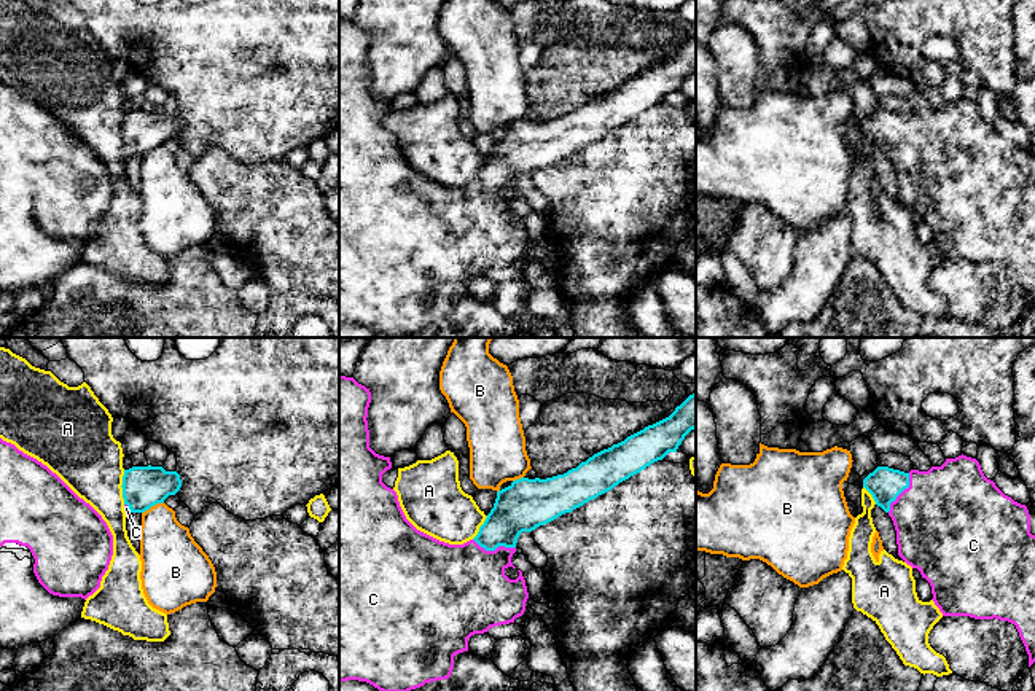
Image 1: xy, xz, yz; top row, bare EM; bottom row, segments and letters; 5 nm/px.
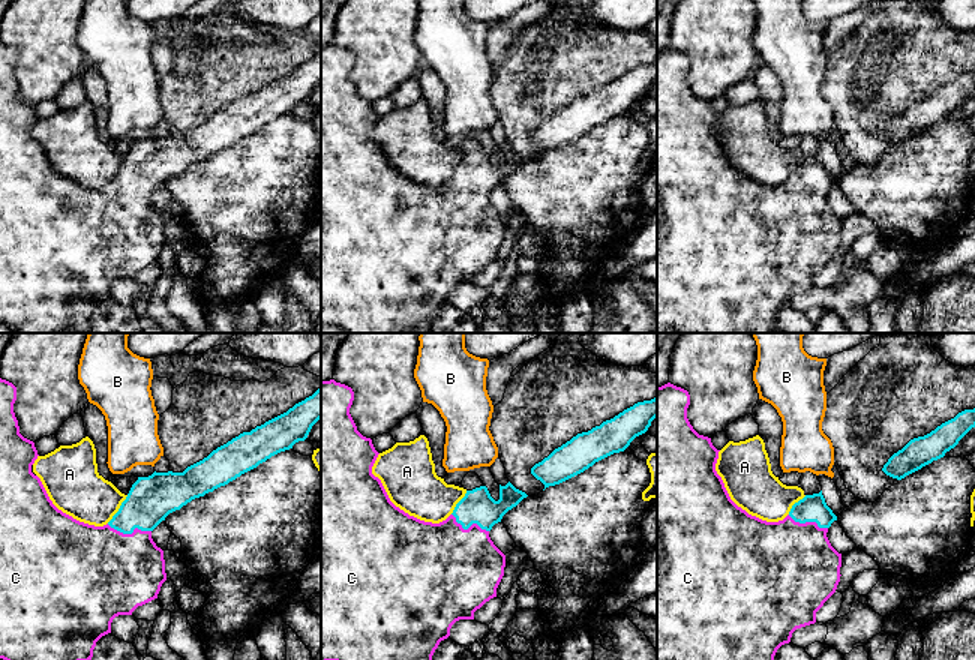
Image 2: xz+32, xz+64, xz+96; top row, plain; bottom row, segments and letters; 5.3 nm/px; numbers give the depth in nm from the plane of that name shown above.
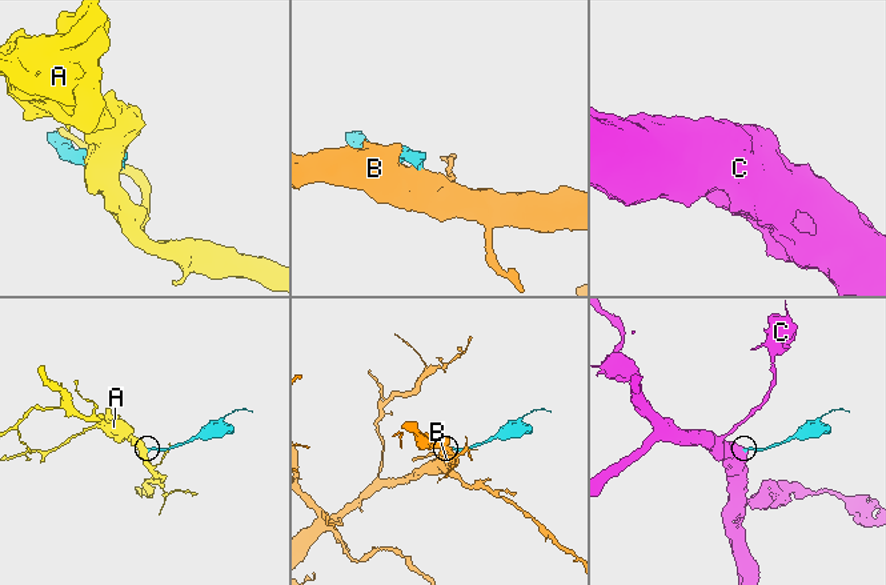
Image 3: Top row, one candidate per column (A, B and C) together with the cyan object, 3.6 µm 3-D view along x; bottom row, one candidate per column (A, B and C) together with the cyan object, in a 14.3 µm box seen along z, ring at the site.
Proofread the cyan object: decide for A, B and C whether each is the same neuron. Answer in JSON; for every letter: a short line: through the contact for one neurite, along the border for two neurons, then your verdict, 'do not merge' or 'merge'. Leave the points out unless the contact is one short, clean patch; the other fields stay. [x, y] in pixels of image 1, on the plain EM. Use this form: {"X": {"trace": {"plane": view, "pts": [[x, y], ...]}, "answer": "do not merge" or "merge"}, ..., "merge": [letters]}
{"A": {"trace": {"plane": "xy", "pts": [[124, 113], [121, 126], [123, 147]]}, "answer": "do not merge"}, "B": {"answer": "do not merge"}, "C": {"trace": {"plane": "xz", "pts": [[518, 152], [503, 167], [494, 193], [462, 231]]}, "answer": "merge"}, "merge": ["C"]}

